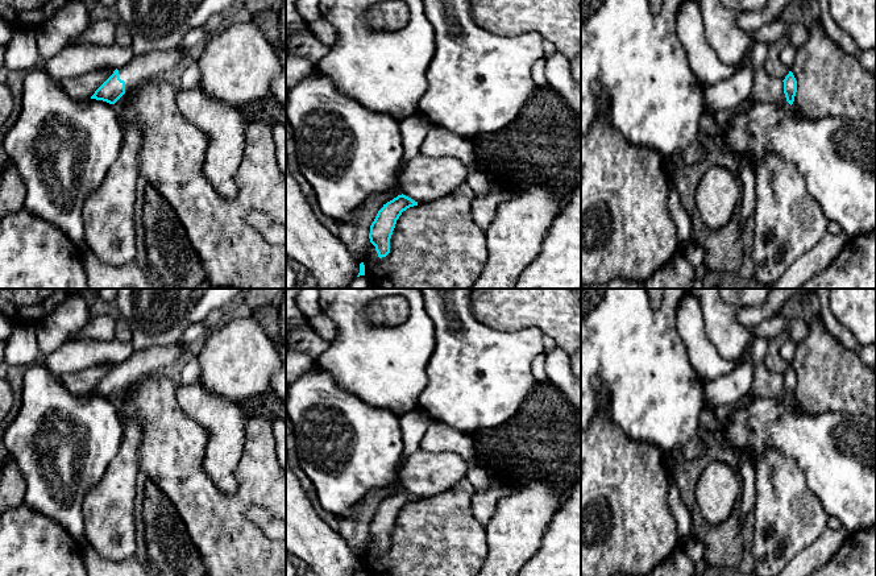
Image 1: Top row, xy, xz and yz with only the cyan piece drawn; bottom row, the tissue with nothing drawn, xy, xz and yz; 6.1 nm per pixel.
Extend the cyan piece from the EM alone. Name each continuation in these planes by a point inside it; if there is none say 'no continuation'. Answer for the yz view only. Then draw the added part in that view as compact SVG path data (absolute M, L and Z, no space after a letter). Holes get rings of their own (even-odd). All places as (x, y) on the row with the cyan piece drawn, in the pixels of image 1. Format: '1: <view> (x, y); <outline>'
no continuation

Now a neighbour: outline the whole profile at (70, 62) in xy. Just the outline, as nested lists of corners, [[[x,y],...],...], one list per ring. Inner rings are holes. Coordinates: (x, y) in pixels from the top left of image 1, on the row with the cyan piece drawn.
[[[70,45],[55,55],[49,58],[42,58],[42,67],[49,74],[50,78],[59,82],[67,78],[76,78],[86,74],[88,67],[91,71],[104,70],[104,69],[120,69],[125,66],[134,57],[130,47],[120,47],[116,45],[99,46],[99,45]]]

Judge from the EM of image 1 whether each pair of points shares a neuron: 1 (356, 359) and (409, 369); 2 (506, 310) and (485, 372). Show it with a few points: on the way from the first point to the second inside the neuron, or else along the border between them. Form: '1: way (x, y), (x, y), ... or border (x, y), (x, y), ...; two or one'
1: way (369, 361), (387, 369), (395, 369); one
2: border (473, 314), (486, 326), (498, 330), (530, 327); two

